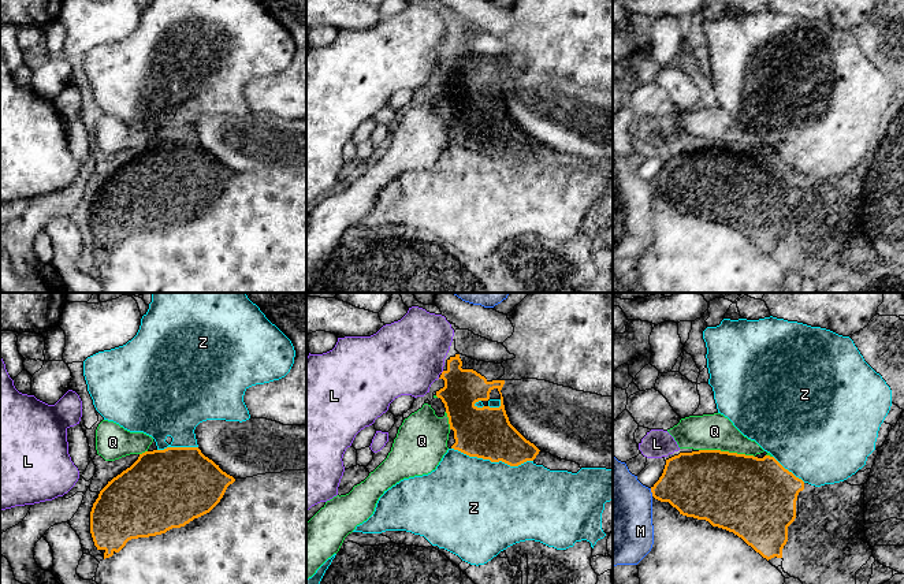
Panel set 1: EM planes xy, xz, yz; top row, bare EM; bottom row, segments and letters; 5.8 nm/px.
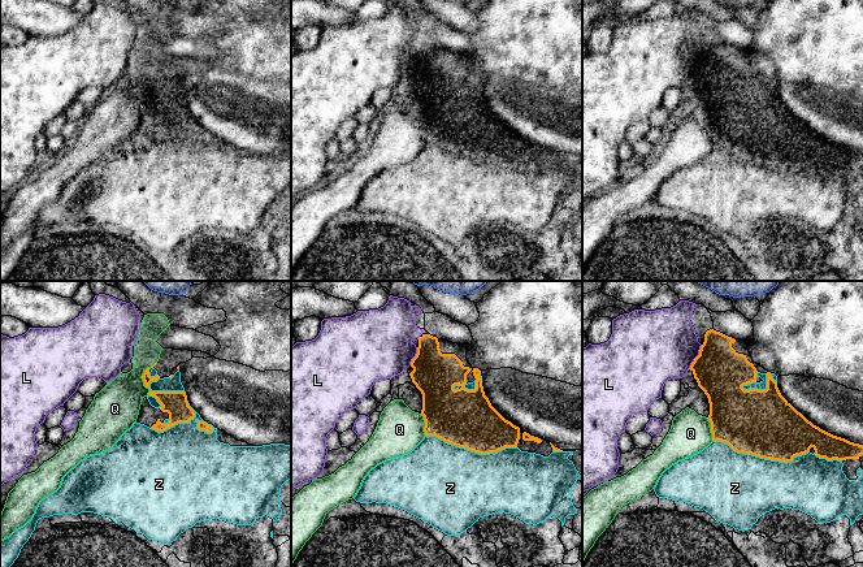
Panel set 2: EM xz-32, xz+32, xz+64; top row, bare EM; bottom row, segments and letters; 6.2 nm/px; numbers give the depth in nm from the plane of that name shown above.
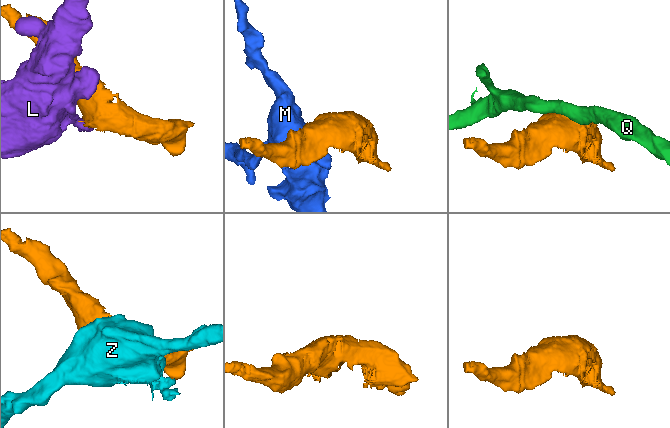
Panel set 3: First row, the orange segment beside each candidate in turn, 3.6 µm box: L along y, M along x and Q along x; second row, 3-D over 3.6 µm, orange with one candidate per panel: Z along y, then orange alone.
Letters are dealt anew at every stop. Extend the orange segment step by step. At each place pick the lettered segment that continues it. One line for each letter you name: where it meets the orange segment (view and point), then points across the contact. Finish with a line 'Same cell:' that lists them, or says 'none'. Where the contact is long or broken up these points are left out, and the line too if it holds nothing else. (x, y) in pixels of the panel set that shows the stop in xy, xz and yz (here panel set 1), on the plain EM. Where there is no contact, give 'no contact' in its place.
Same cell: none

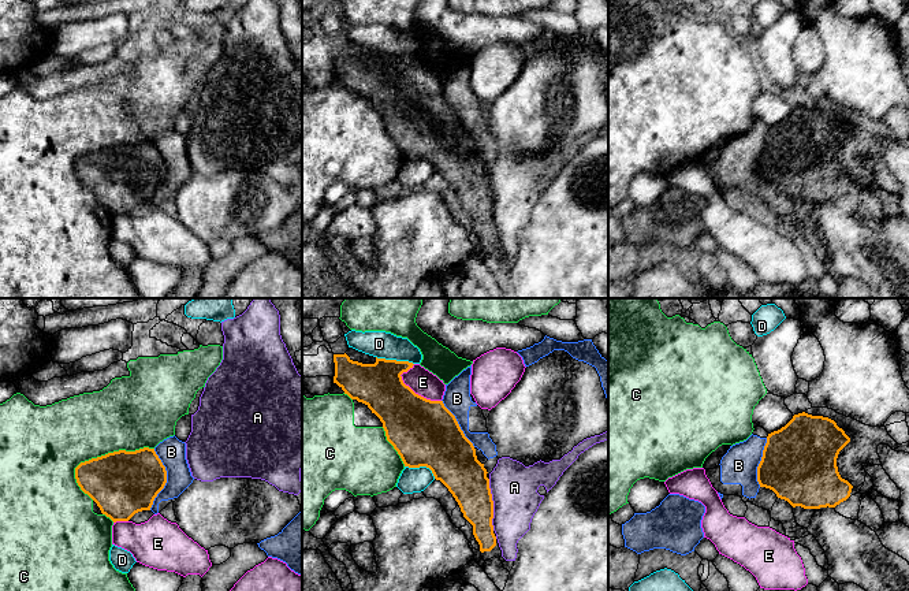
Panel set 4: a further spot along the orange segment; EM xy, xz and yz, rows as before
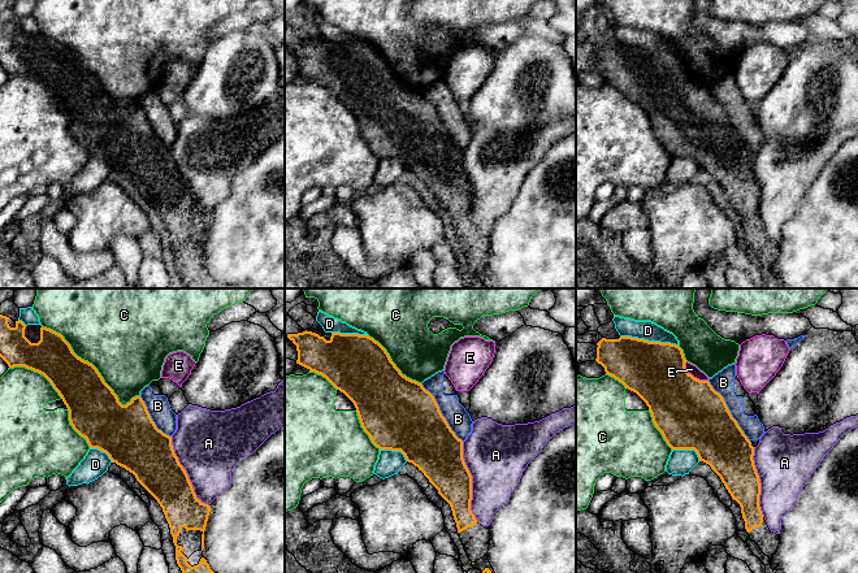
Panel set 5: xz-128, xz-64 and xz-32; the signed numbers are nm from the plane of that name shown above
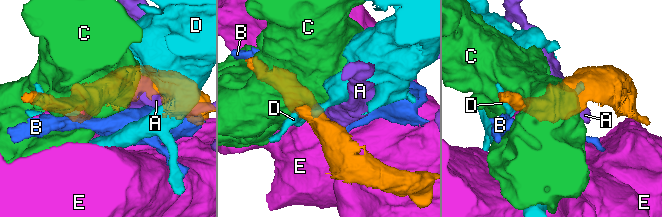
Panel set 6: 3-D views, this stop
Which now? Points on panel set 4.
Same cell: none

